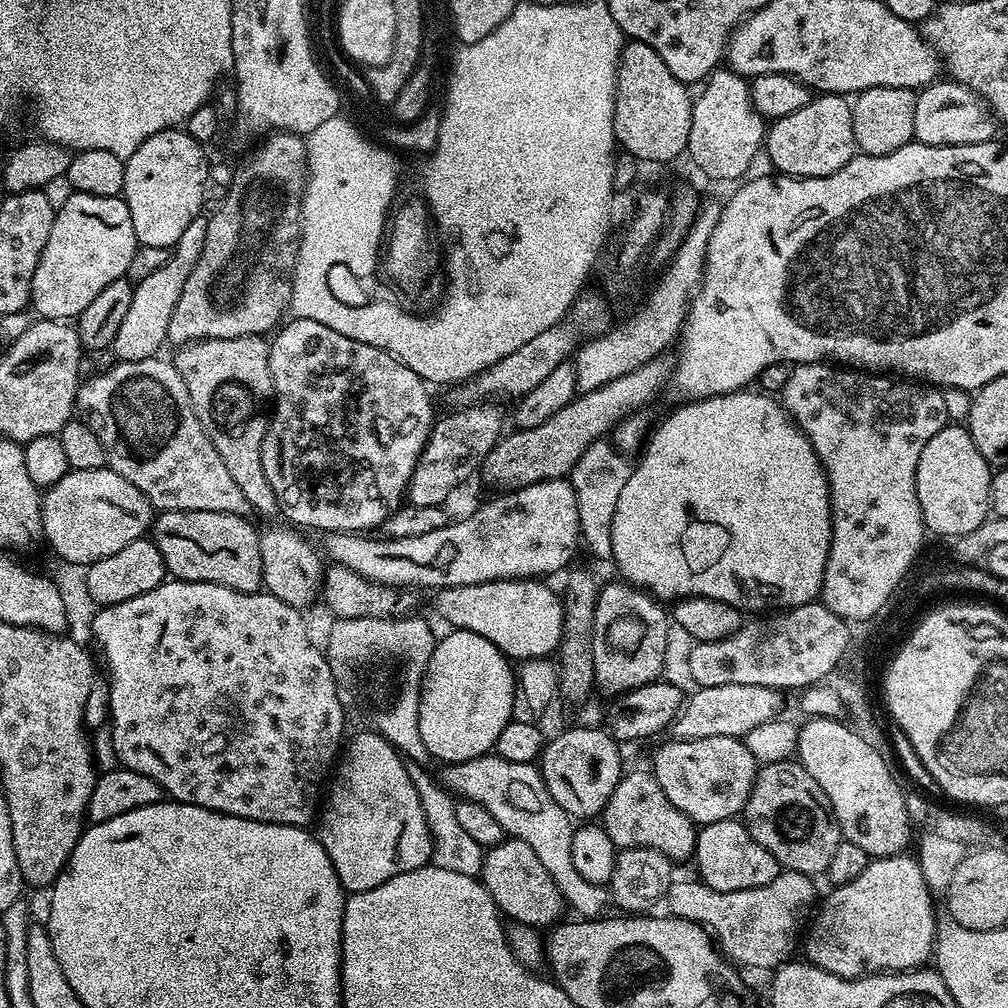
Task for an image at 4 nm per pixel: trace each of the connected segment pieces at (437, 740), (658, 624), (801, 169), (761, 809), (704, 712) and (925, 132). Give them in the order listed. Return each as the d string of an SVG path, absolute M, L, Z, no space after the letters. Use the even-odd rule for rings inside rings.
M452 630L449 636L442 635L435 641L432 656L426 660L422 672L418 728L422 742L432 758L444 760L448 764L458 764L461 760L473 760L489 755L498 742L498 734L514 719L512 707L518 704L517 673L511 668L510 660L486 638L470 631Z
M627 582L612 583L605 583L596 597L592 627L595 687L616 692L612 694L623 694L644 684L651 684L659 677L656 675L663 670L664 655L668 652L670 616L665 605L651 592Z
M820 94L809 99L802 110L771 121L766 132L766 152L767 148L776 167L773 169L785 176L829 176L842 170L858 152L851 103L840 94Z
M788 760L765 764L757 771L742 820L754 842L766 846L781 869L801 872L811 878L818 877L819 872L820 875L827 873L842 839L822 786L810 778L800 763Z
M728 684L724 686L697 689L696 694L687 699L679 716L673 721L672 732L679 740L697 740L706 737L747 737L750 730L763 722L775 719L781 712L783 693L776 688L750 685Z
M933 82L919 89L914 106L914 137L921 144L947 148L949 144L986 144L998 129L975 92L963 84Z

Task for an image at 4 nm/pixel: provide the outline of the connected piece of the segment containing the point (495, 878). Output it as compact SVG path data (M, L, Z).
M506 838L500 844L487 849L484 865L478 876L486 891L492 895L497 908L509 921L544 930L544 927L547 929L555 925L563 917L560 915L566 912L564 895L558 890L546 866L538 862L538 854L534 854L534 850L530 850L524 840Z

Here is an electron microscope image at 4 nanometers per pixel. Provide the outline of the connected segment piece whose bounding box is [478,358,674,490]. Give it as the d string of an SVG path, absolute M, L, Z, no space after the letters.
M664 359L646 362L614 382L577 395L571 404L558 410L554 418L546 418L542 426L512 430L509 436L507 433L480 463L479 479L484 479L492 488L500 488L496 490L515 490L543 480L565 479L591 444L603 441L624 417L644 406L640 404L650 403L656 392L663 390L664 383L669 383L674 364L671 359Z

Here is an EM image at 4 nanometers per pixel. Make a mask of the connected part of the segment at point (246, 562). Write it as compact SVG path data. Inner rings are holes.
M166 512L155 517L150 539L158 546L169 577L259 592L264 582L260 532L251 519L225 512Z

